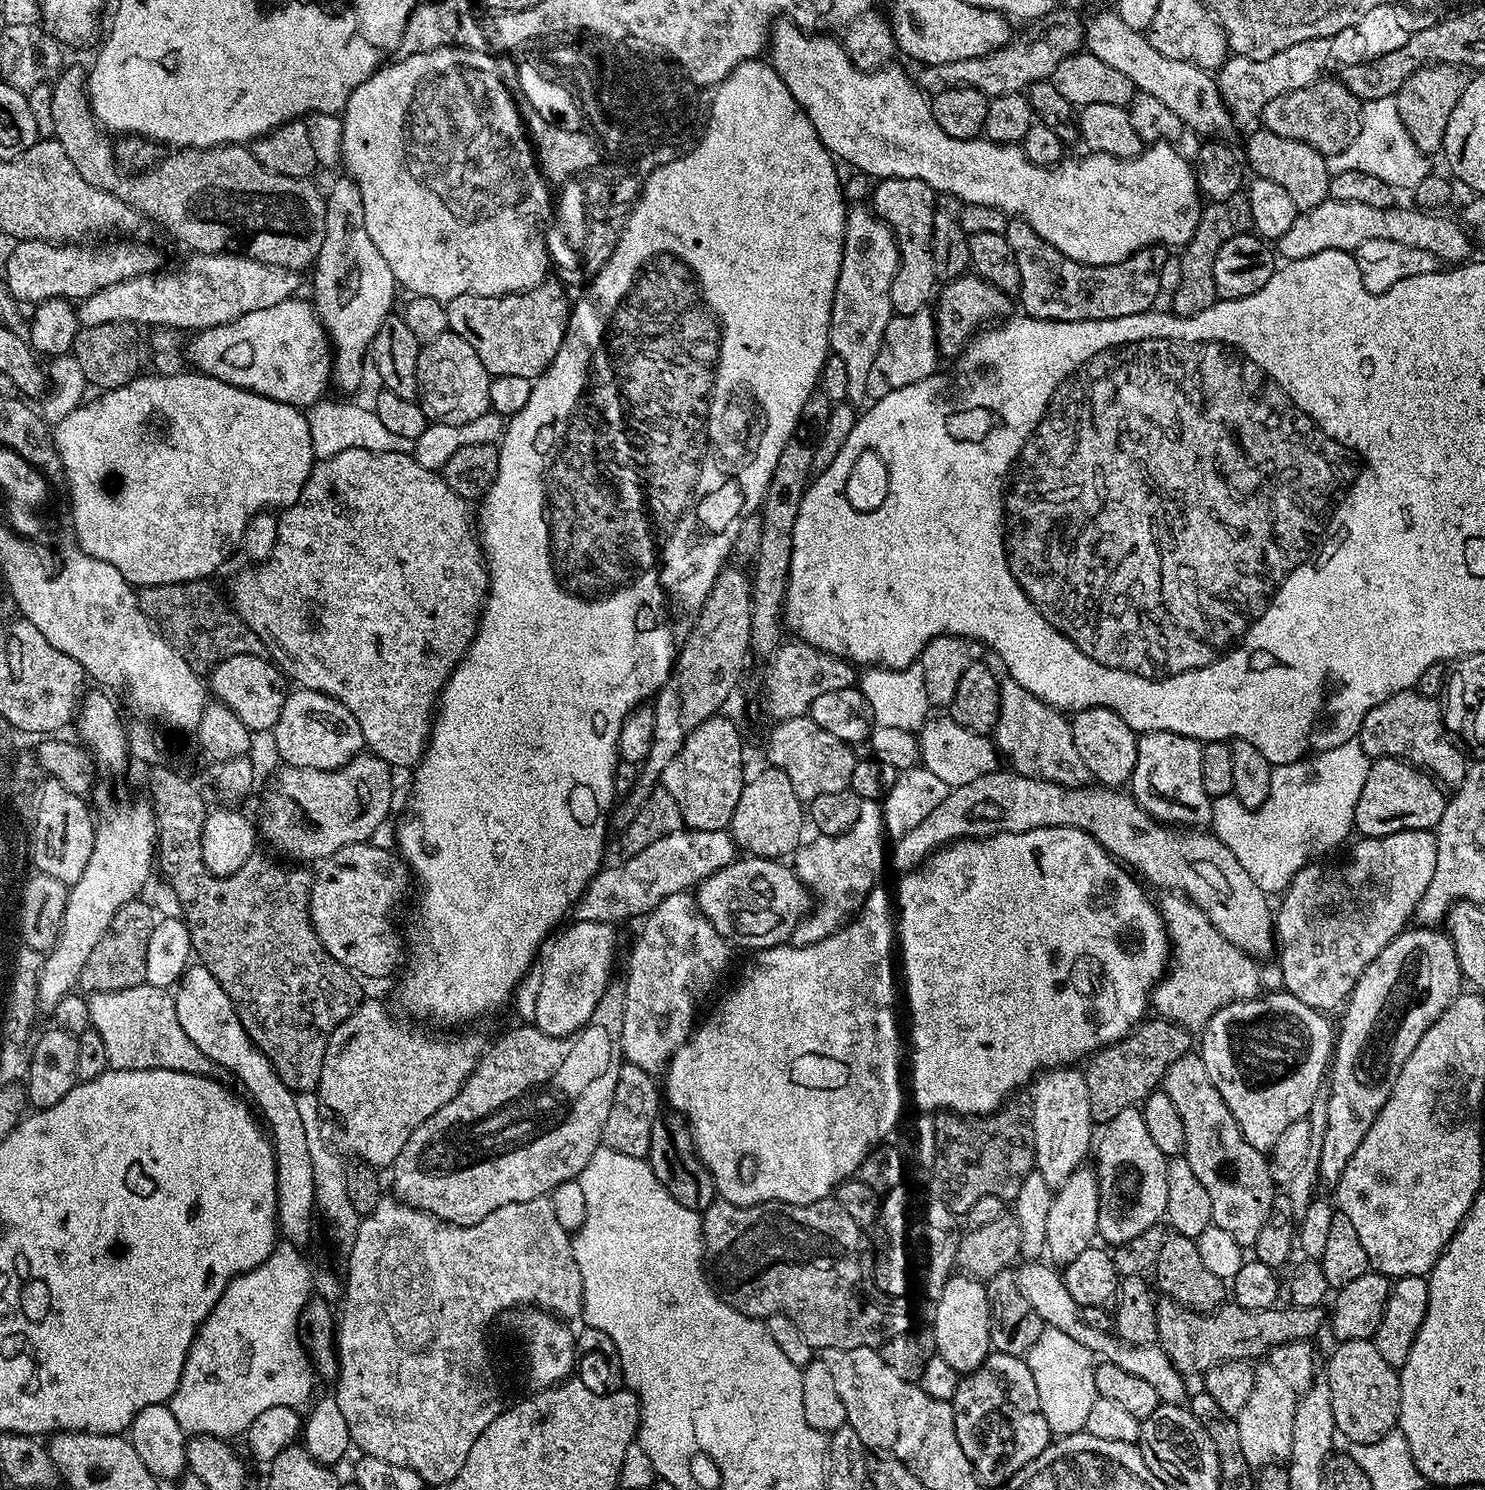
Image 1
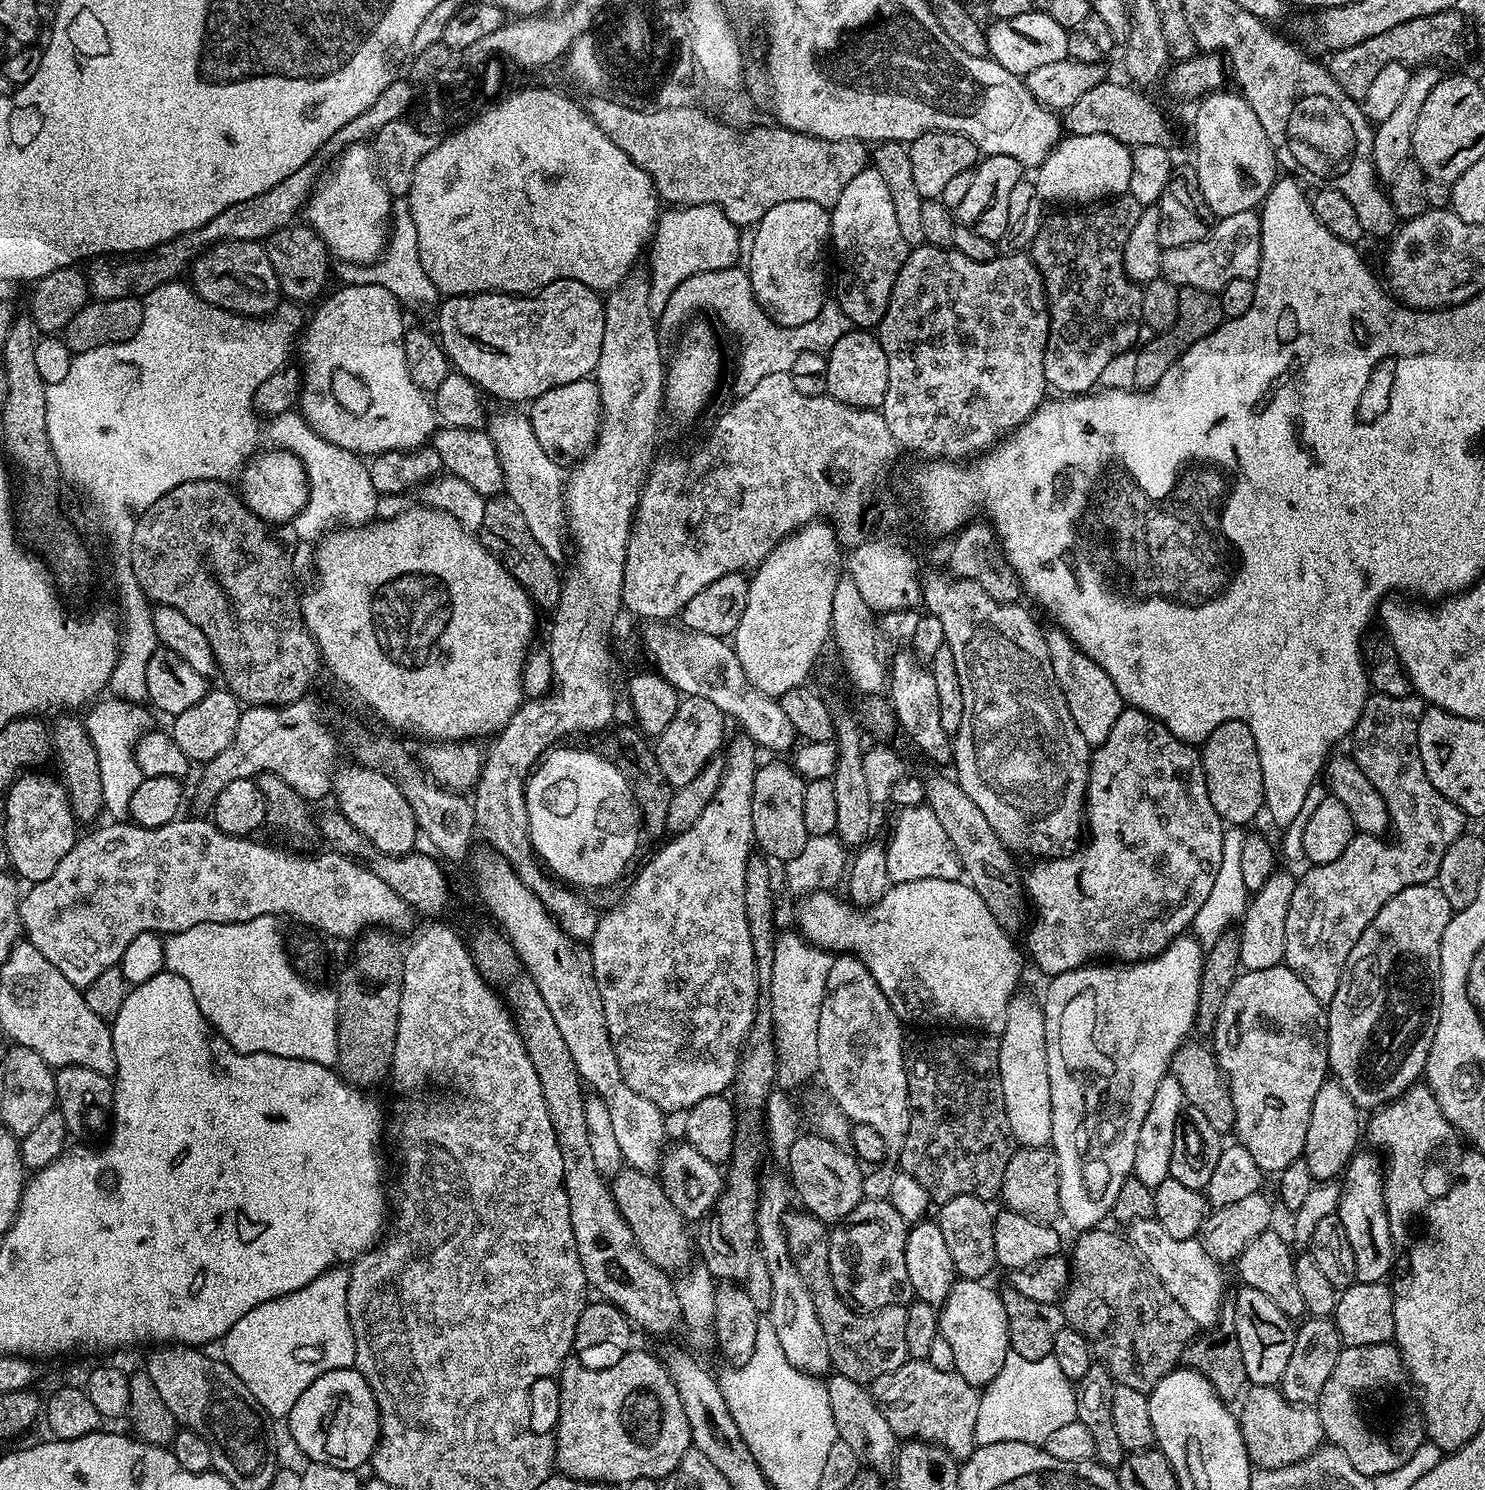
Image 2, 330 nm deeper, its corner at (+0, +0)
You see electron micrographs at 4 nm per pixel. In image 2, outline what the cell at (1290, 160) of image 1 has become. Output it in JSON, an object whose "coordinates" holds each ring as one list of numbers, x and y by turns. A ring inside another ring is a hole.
{"coordinates":[[1105,82,1094,86,1094,90,1086,90,1086,94,1082,94,1082,98,1074,102,1074,106,1063,109,1063,131,1069,136,1106,134,1110,138,1118,138,1118,142,1132,148,1164,144,1168,136,1167,122,1160,117,1153,102,1140,93,1143,91,1139,87,1124,84]]}

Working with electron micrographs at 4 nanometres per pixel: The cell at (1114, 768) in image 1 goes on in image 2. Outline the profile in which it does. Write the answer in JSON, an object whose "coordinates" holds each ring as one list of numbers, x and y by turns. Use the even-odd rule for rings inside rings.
{"coordinates":[[1052,626,1052,629,1047,629,1044,632,1044,641,1048,643,1054,678,1066,698,1070,718,1074,718,1074,726,1078,726,1078,734,1086,738,1089,746,1106,742,1106,738,1110,738,1110,730,1114,730,1114,722,1118,722,1126,707,1123,698,1118,694,1118,686,1110,682,1110,674,1106,674,1106,670,1098,666,1098,662,1082,654,1082,650,1064,633,1063,628]]}

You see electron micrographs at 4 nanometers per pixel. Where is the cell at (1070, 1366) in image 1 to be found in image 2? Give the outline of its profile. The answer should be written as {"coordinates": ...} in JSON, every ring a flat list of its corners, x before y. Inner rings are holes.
{"coordinates":[[1009,1351,1002,1370,998,1370,998,1378,980,1392,978,1422,974,1426,977,1445,994,1442,1043,1445,1051,1432,1077,1419,1076,1389,1077,1385,1062,1374,1052,1355,1031,1360]]}

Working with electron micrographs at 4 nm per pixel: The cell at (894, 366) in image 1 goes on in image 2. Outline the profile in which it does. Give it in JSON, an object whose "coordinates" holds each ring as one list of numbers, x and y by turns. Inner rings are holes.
{"coordinates":[[850,330,826,353,827,395,852,408,883,409,886,398,886,350,882,350,879,335,868,330]]}

